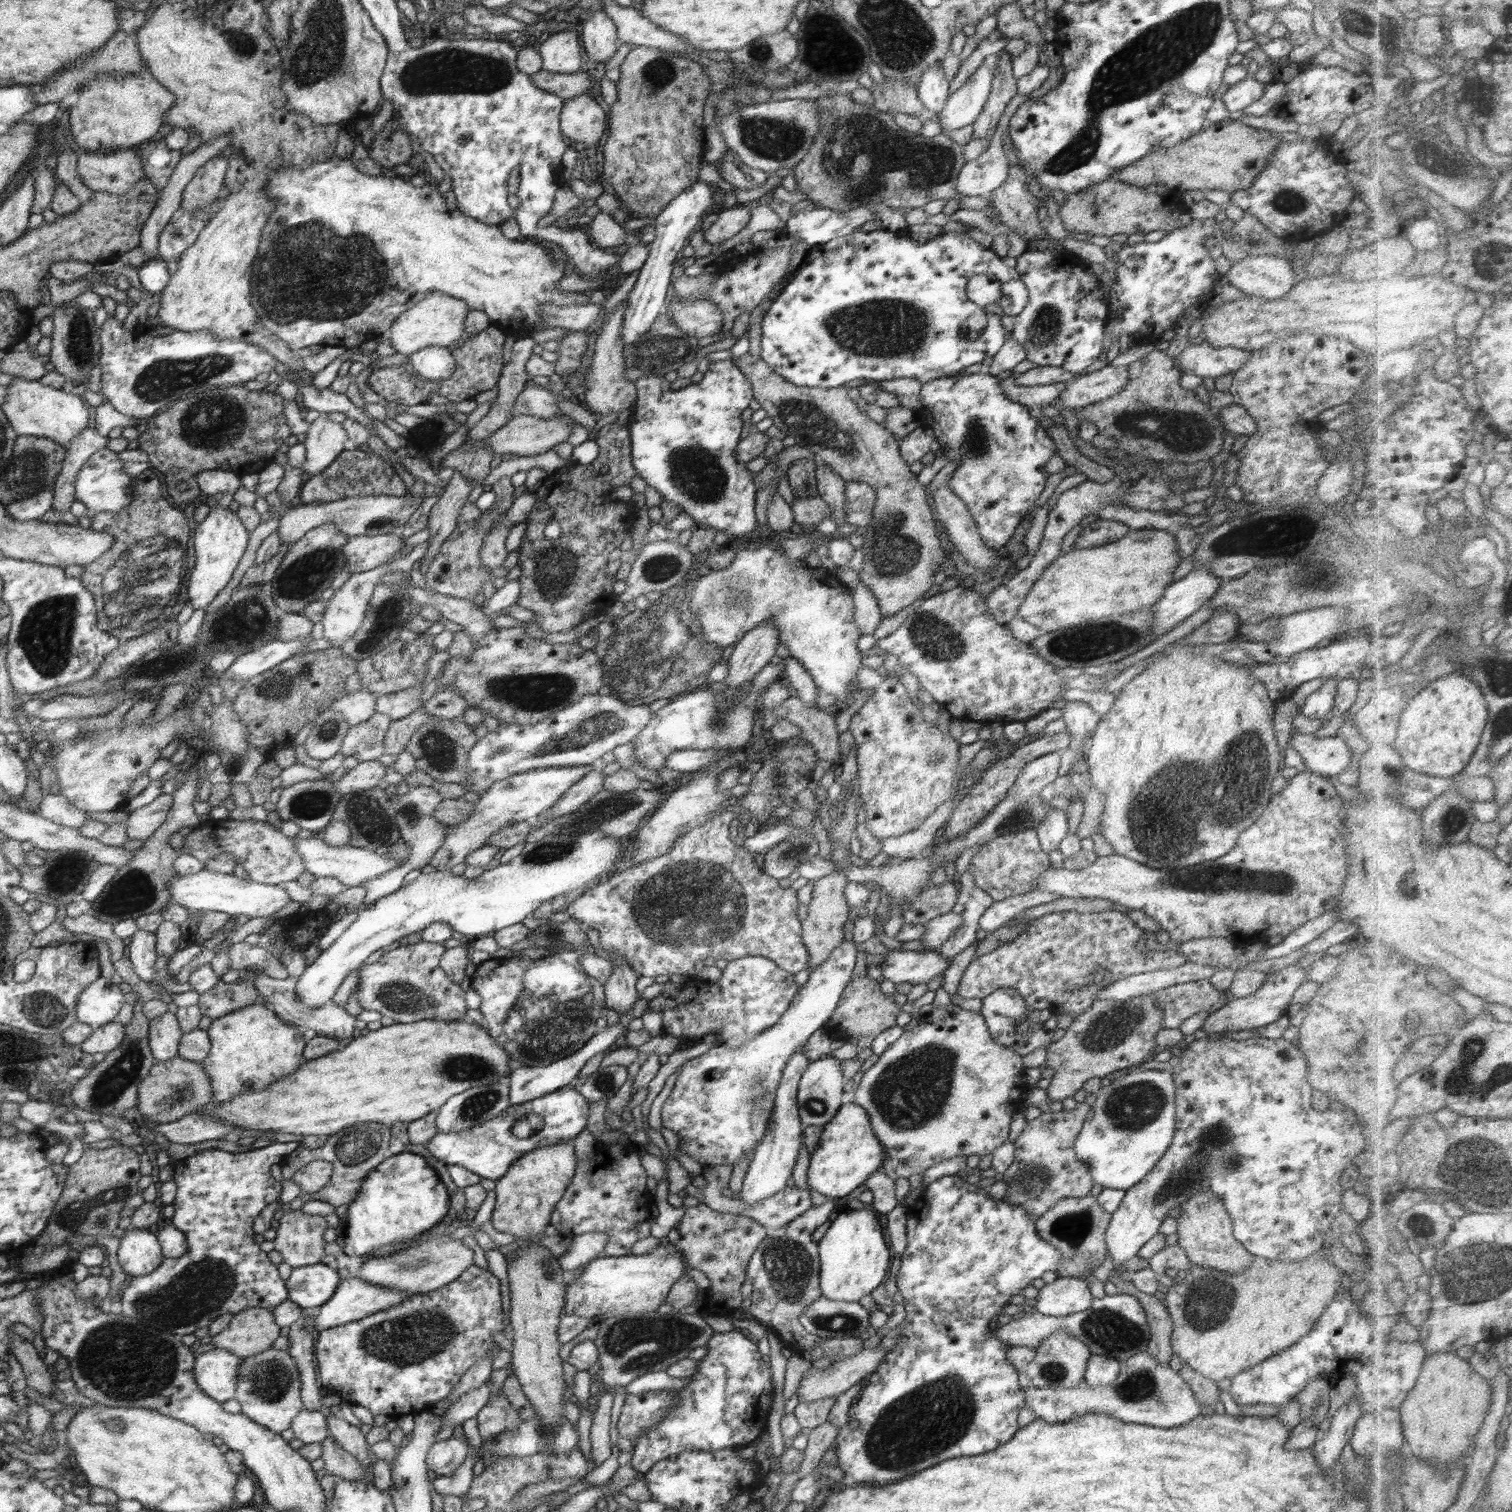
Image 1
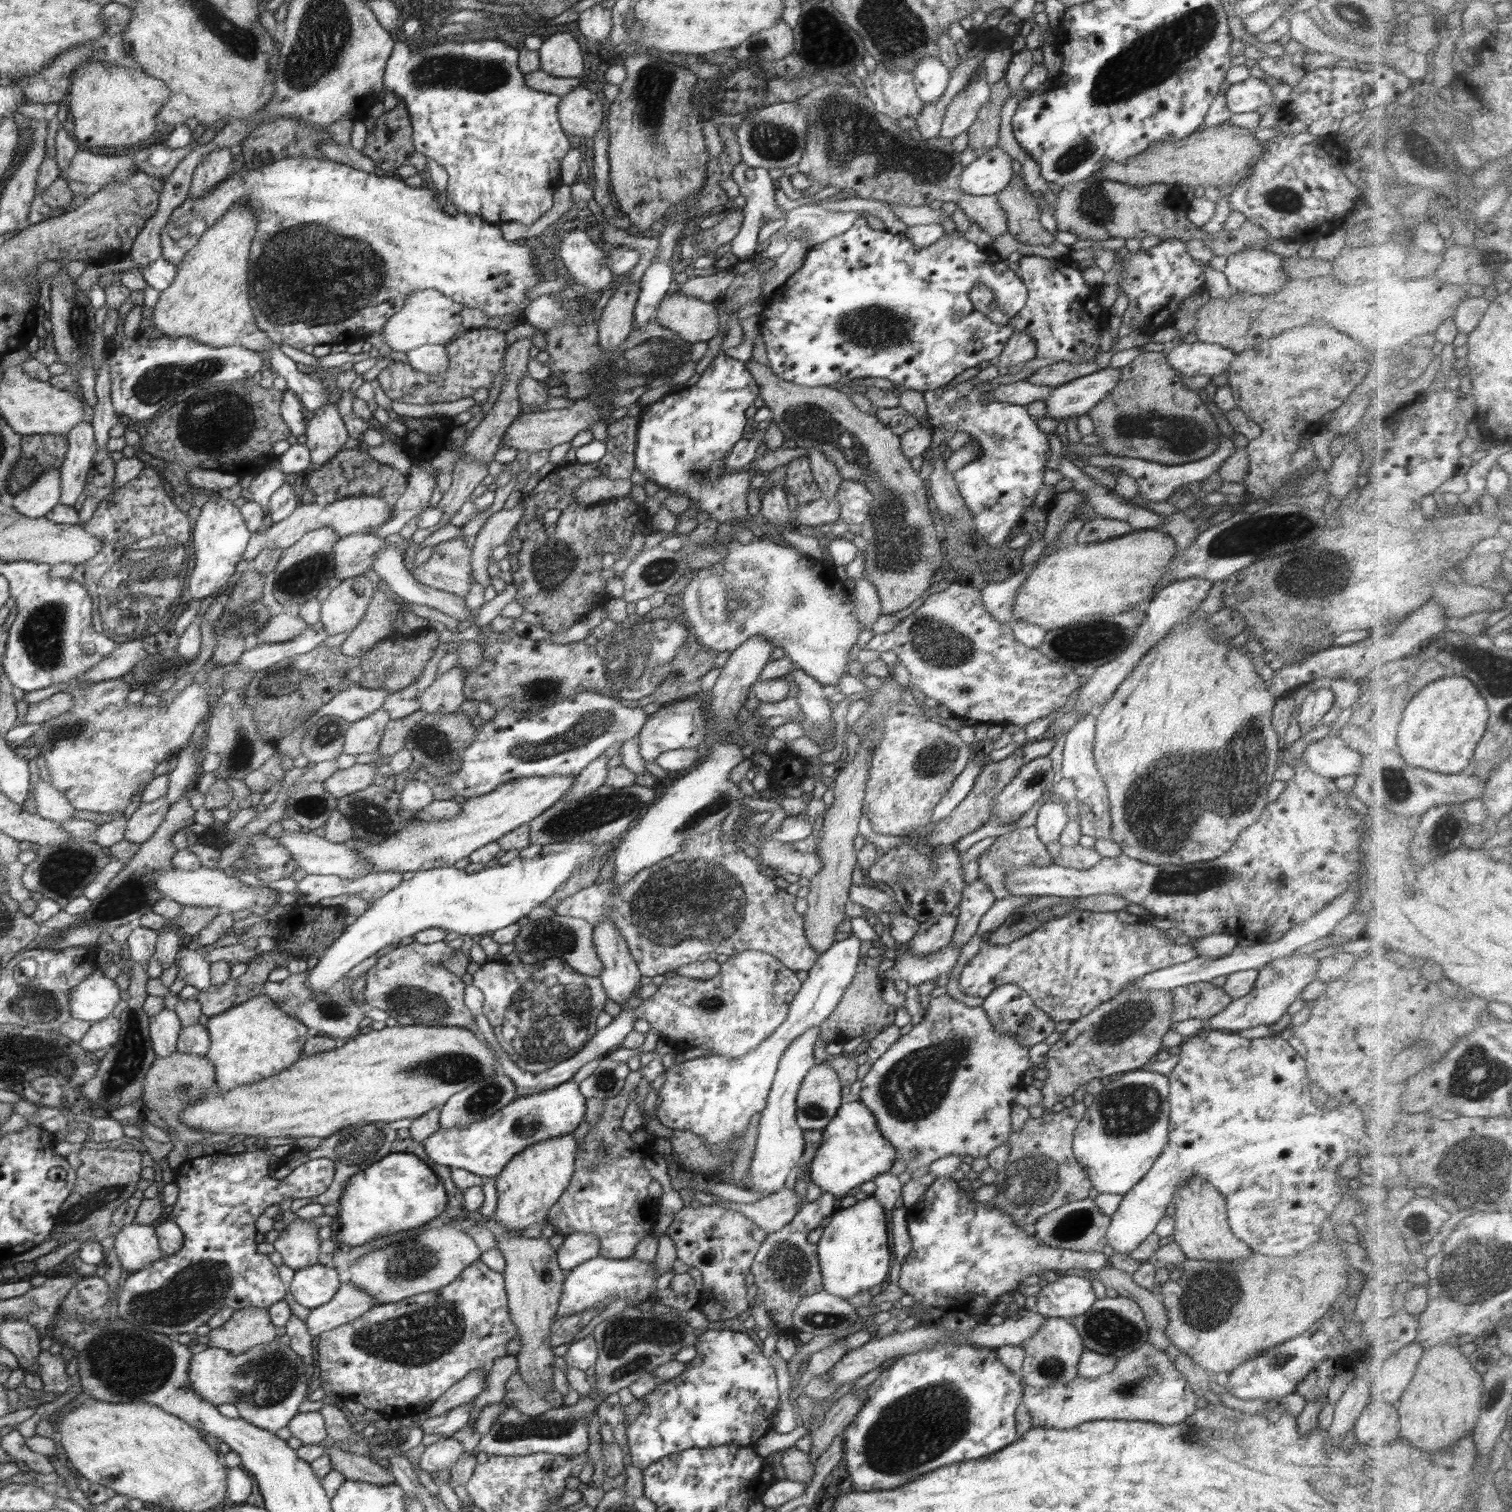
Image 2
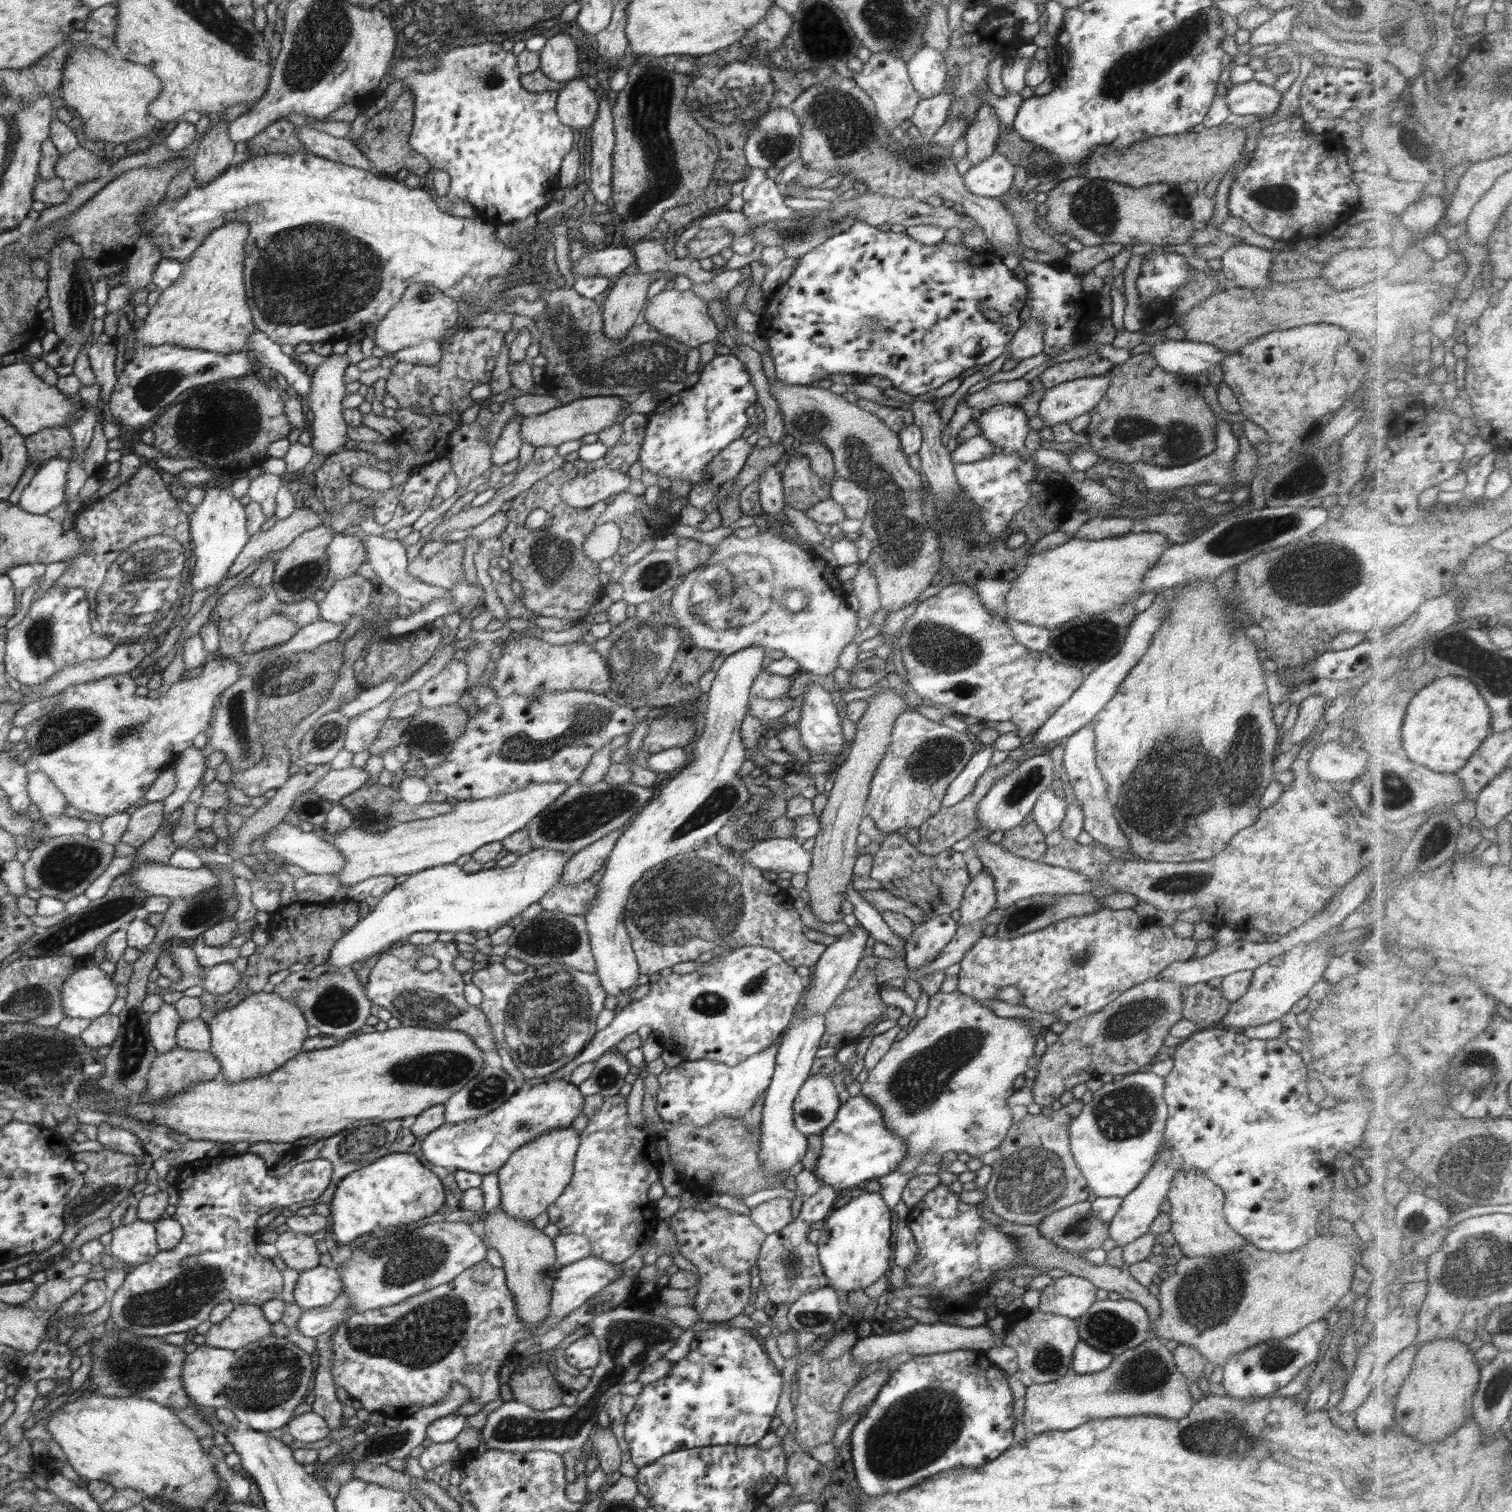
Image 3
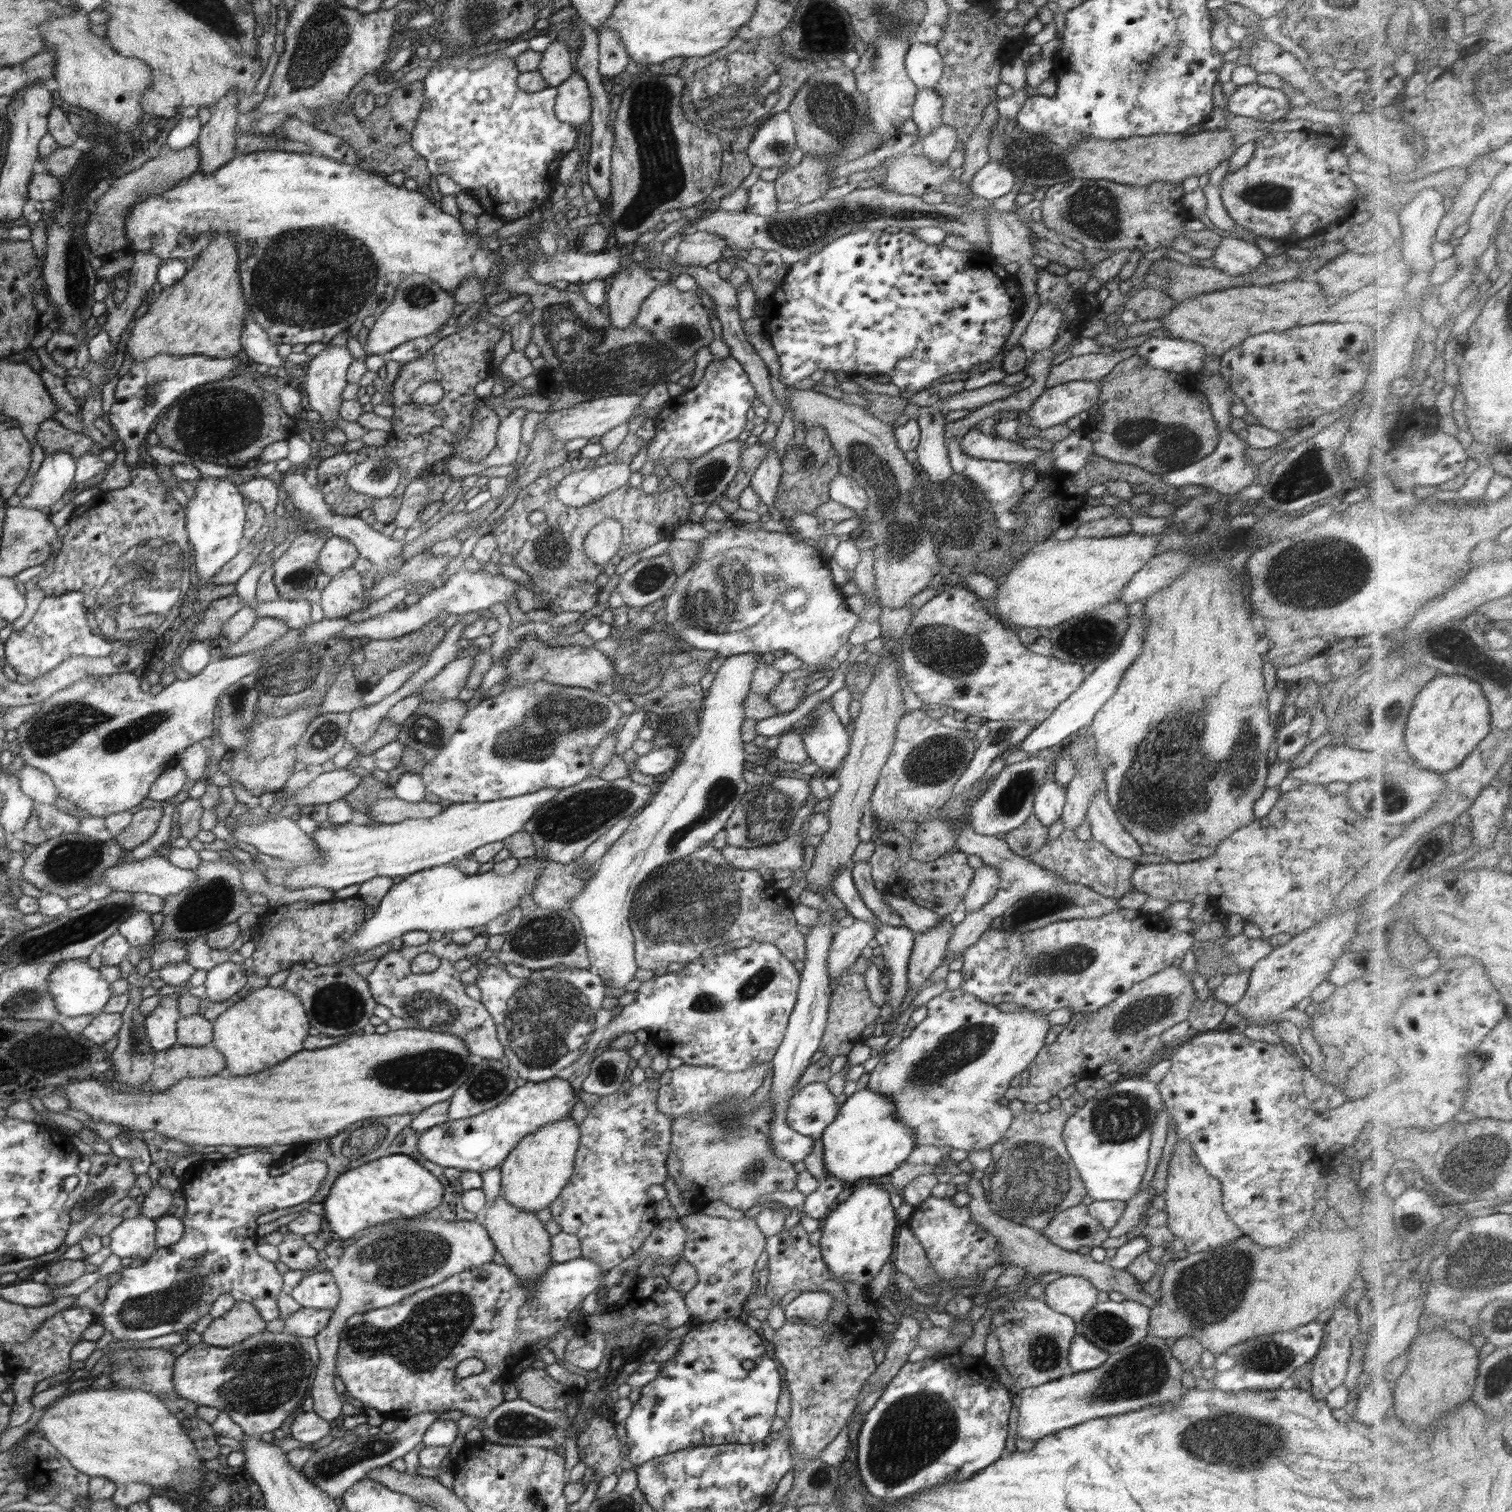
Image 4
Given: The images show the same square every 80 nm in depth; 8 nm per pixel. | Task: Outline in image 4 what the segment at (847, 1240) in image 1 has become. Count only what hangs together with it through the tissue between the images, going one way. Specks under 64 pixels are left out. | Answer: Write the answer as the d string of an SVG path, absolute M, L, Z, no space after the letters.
M864 1180L855 1184L852 1195L822 1221L818 1247L832 1279L867 1284L871 1277L880 1274L894 1252L898 1216L890 1204L890 1193L878 1186L880 1181Z

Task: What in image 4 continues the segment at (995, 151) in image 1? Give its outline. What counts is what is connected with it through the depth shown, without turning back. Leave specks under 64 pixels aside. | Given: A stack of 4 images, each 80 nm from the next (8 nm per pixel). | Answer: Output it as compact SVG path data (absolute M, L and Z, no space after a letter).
M992 159L976 174L969 184L969 190L976 196L994 200L1010 192L1017 182L1016 175L1003 162Z

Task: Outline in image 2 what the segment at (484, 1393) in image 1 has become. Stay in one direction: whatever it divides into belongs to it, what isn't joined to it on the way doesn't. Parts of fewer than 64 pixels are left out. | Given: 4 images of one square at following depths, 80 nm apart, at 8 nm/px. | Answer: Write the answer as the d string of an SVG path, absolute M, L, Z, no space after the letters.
M470 1401L456 1408L451 1408L436 1418L423 1419L422 1431L428 1435L442 1436L442 1438L452 1437L467 1426L472 1408L473 1402Z

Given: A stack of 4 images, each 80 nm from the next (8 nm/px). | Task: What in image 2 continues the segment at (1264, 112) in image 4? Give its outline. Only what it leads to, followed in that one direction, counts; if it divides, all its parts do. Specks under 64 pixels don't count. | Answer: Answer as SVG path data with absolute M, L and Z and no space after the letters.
M1250 77L1244 82L1233 84L1225 93L1227 107L1233 114L1256 111L1271 106L1272 88L1266 81Z

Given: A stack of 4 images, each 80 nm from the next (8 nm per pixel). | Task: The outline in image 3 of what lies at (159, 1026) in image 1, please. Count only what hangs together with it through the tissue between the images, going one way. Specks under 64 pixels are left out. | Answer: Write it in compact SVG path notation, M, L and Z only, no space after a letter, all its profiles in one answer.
M164 1004L148 1018L147 1030L152 1044L159 1054L169 1053L177 1047L177 1030L181 1017L172 1004Z

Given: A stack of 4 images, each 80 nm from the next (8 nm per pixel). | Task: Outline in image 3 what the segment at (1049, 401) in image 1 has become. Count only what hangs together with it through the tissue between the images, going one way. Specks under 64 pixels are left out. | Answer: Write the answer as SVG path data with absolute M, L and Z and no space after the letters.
M1023 378L990 383L988 387L969 395L966 403L978 411L997 404L1017 404L1027 398L1032 387L1036 387L1036 383L1030 383Z

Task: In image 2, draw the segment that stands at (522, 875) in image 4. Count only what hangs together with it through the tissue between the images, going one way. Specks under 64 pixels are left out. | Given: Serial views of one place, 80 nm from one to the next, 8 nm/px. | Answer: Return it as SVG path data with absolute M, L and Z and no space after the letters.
M553 842L538 844L530 843L519 851L508 864L487 867L474 874L466 874L465 870L448 868L434 868L417 872L409 880L403 880L397 887L369 904L364 914L346 926L342 935L334 940L333 945L326 950L318 964L308 973L308 987L312 994L327 992L332 985L336 985L352 968L361 964L366 958L372 958L386 947L395 947L404 938L414 937L421 930L429 928L443 928L447 933L455 932L463 937L469 935L492 935L497 930L514 925L520 918L528 916L535 906L545 904L564 882L569 880L577 868L585 866L599 849L598 843L583 842Z

